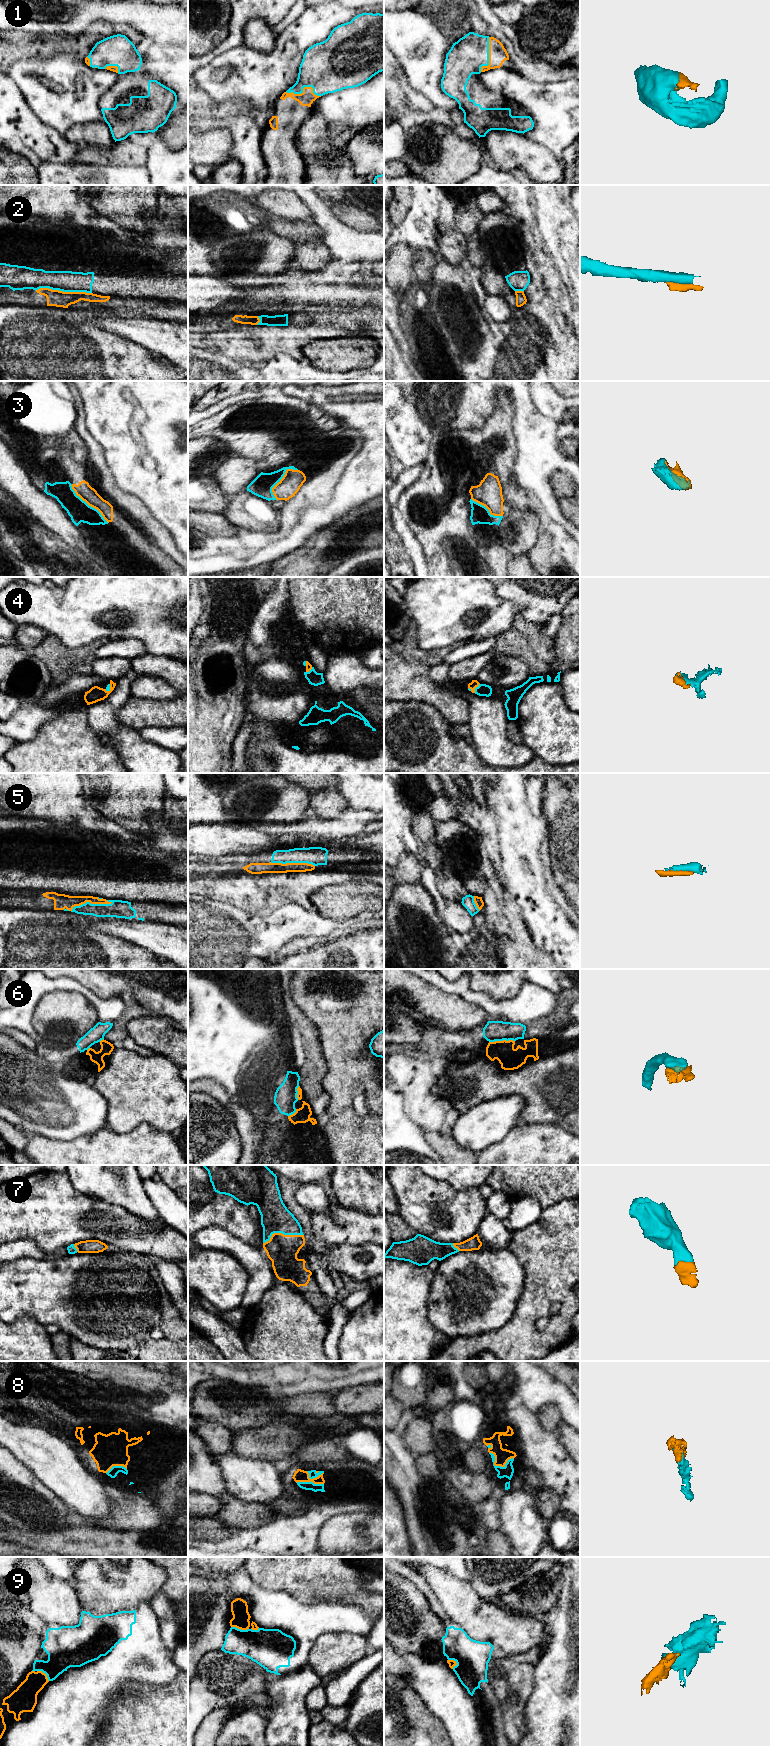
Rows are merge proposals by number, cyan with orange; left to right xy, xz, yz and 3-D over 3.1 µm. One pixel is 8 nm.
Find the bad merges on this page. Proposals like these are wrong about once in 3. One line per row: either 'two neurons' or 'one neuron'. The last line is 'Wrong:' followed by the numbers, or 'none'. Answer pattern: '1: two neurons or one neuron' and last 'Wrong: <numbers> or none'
1: one neuron
2: two neurons
3: one neuron
4: one neuron
5: one neuron
6: two neurons
7: one neuron
8: one neuron
9: one neuron
Wrong: 2, 6

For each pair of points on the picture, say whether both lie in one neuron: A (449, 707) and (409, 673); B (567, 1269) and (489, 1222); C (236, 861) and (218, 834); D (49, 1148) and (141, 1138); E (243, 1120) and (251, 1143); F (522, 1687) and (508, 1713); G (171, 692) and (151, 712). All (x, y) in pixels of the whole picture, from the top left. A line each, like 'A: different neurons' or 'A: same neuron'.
A: same neuron
B: different neurons
C: different neurons
D: same neuron
E: same neuron
F: same neuron
G: different neurons

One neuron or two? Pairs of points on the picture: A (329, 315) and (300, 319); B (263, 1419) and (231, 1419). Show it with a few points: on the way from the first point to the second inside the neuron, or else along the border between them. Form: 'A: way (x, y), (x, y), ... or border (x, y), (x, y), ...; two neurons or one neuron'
A: way (322, 318), (307, 318); one neuron
B: way (255, 1419), (239, 1419); one neuron

